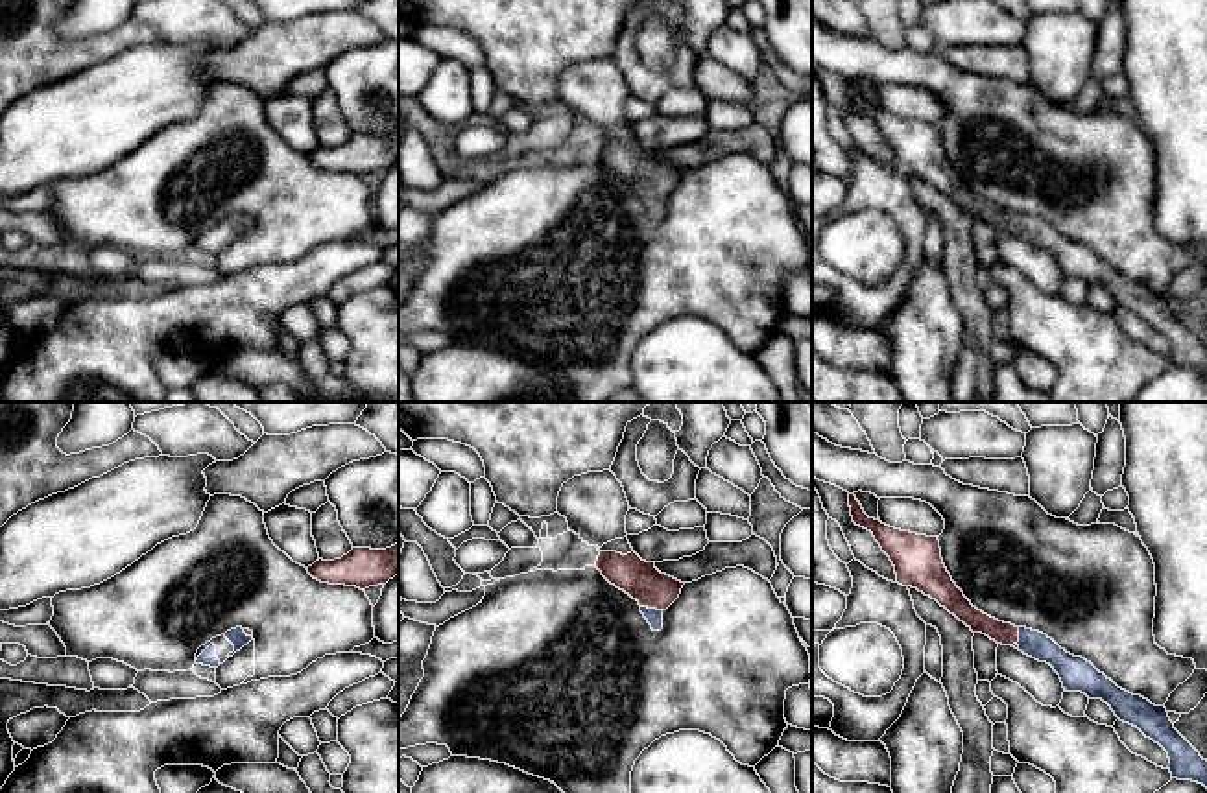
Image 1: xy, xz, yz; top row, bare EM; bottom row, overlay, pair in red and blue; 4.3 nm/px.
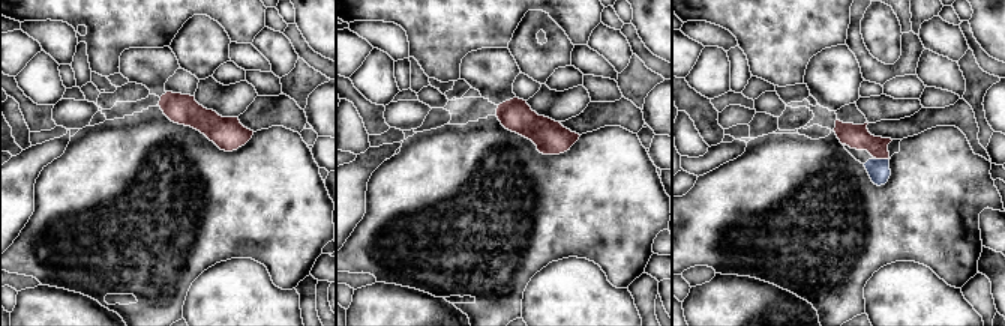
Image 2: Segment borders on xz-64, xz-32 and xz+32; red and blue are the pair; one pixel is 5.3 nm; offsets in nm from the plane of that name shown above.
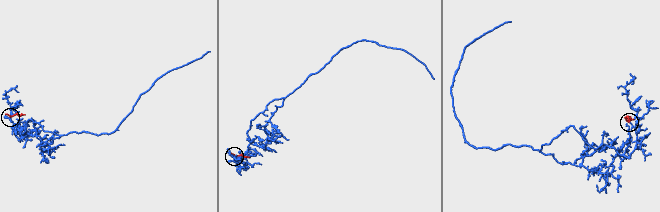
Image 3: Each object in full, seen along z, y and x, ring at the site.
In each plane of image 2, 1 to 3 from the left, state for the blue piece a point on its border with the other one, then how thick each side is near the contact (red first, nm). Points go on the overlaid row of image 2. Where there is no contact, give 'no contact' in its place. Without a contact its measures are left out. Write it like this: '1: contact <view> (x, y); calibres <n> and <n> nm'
1: no contact
2: no contact
3: contact xz+32 (882, 158); calibres 130 and 120 nm

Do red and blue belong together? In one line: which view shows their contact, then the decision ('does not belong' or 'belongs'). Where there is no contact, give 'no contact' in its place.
contact in xz; belongs

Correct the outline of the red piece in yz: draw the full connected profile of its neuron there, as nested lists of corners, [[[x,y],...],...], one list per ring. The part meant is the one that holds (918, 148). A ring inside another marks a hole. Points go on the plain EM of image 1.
[[[849,81],[849,94],[853,109],[871,118],[893,149],[899,172],[930,183],[973,219],[982,219],[1002,232],[1017,231],[1024,242],[1050,251],[1067,278],[1102,286],[1120,308],[1137,314],[1146,325],[1159,330],[1168,339],[1172,365],[1192,367],[1207,374],[1207,347],[1174,315],[1165,293],[1155,293],[1148,286],[1118,275],[1091,249],[1067,240],[1046,221],[998,208],[973,194],[947,159],[938,124],[901,118],[869,105],[854,81]]]

